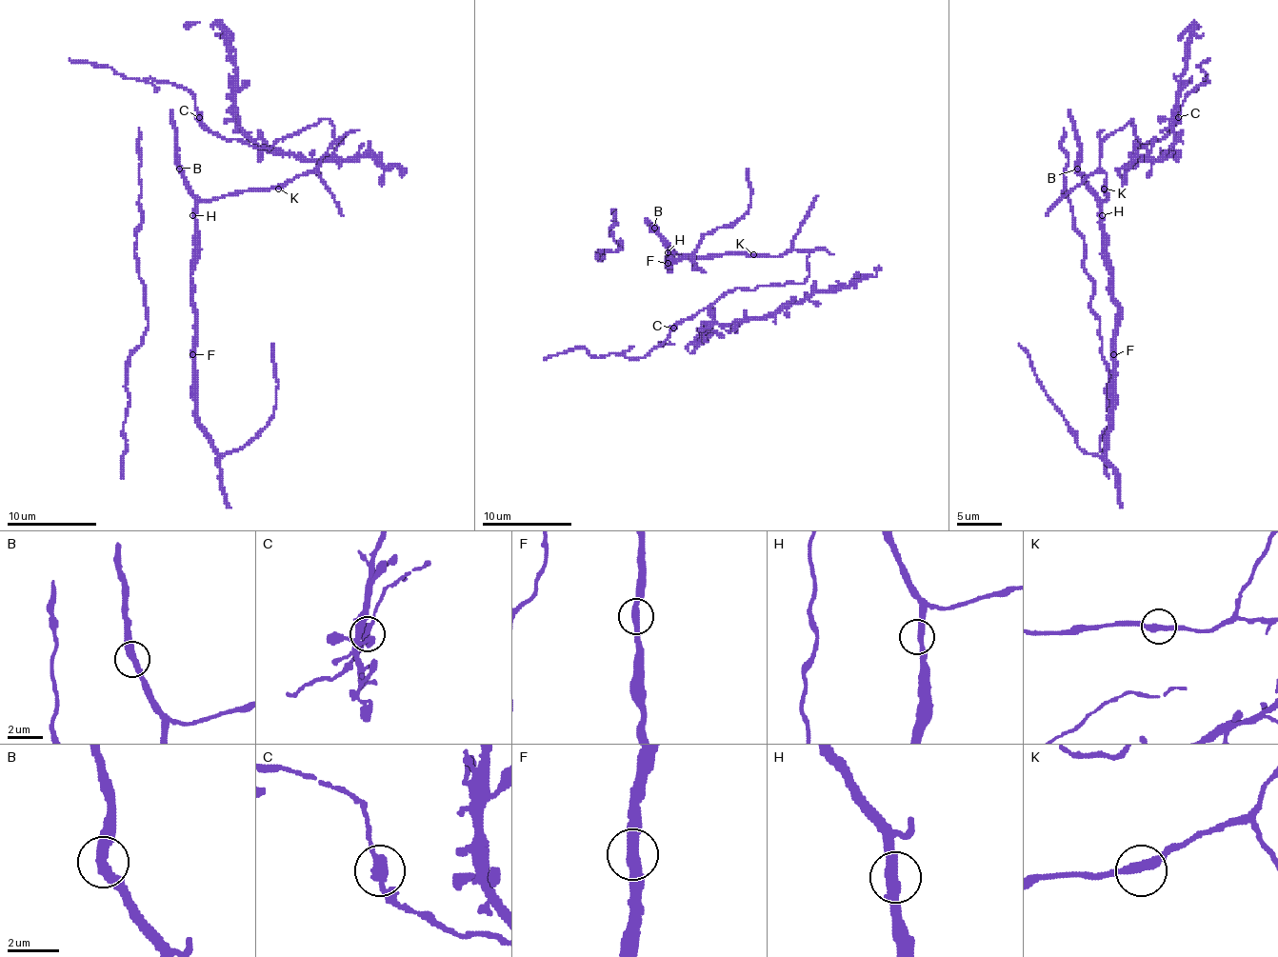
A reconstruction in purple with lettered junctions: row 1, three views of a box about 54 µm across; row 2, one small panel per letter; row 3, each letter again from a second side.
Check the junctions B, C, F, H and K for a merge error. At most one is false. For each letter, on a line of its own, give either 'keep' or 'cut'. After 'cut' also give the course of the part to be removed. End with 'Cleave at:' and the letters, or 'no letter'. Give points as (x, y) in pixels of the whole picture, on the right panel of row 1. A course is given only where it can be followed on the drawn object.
B: keep
C: keep
F: keep
H: keep
K: keep
Cleave at: no letter

